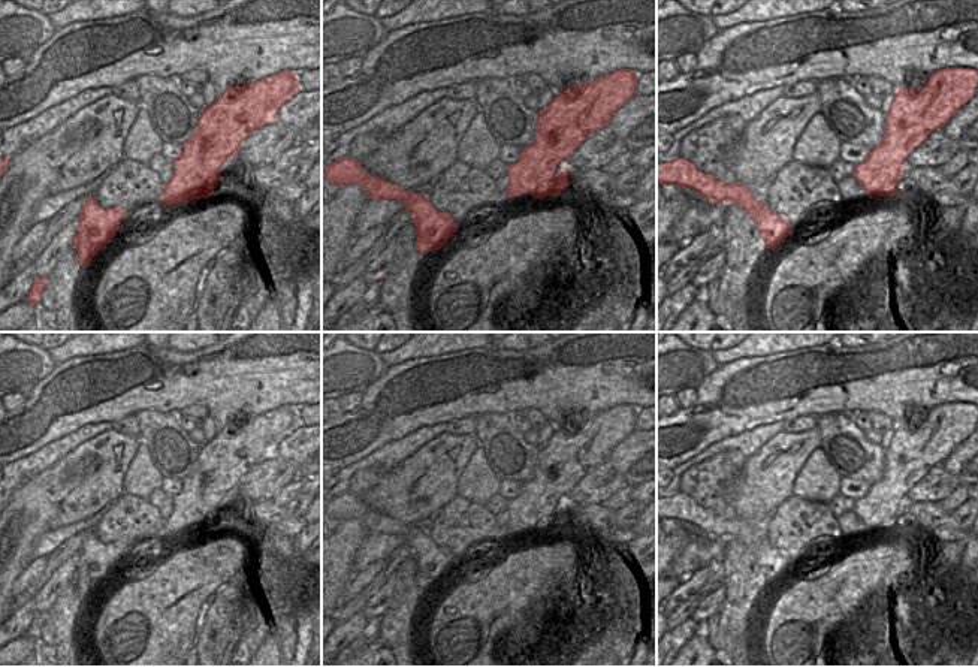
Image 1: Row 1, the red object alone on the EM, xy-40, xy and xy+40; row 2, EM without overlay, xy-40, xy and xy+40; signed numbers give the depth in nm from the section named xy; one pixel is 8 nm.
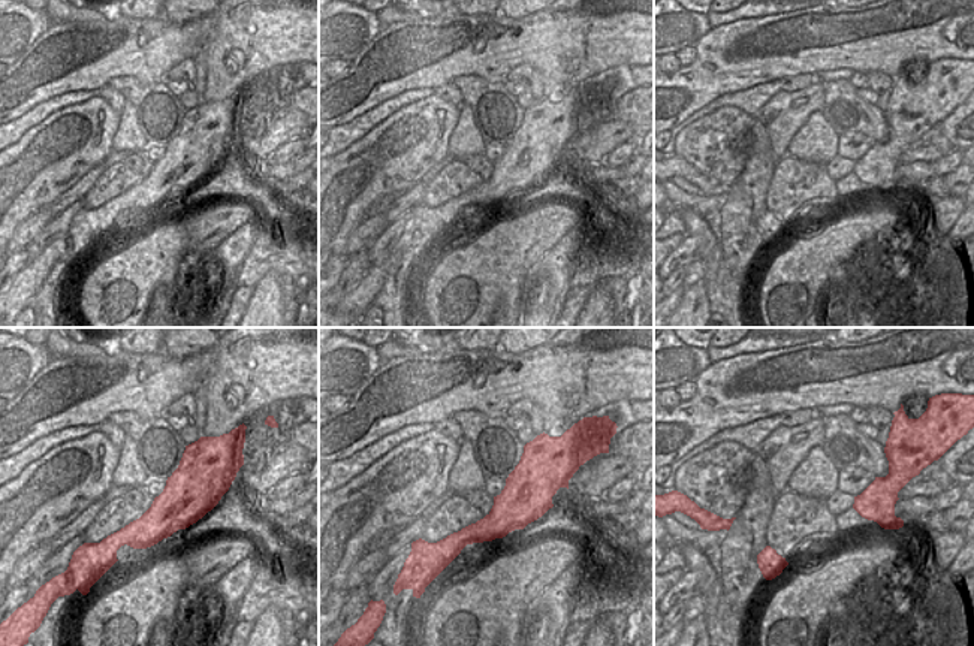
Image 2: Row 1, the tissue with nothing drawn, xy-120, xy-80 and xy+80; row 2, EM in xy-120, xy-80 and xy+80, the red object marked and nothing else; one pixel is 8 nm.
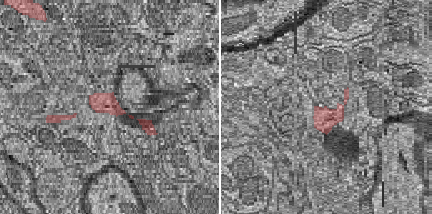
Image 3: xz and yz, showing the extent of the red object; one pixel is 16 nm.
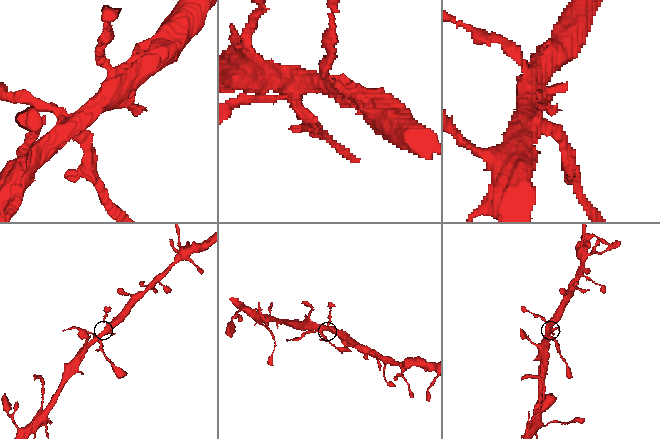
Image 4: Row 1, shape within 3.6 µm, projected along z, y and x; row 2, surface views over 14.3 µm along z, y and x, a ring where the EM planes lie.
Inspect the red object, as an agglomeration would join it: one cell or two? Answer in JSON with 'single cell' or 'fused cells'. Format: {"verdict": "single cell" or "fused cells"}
{"verdict": "fused cells"}

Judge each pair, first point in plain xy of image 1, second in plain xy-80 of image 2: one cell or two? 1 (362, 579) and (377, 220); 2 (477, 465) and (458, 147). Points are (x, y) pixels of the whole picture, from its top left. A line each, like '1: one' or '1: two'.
1: one
2: one

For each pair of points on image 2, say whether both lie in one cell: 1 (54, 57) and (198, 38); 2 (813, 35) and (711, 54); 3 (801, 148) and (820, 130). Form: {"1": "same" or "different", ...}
{"1": "same", "2": "same", "3": "same"}

